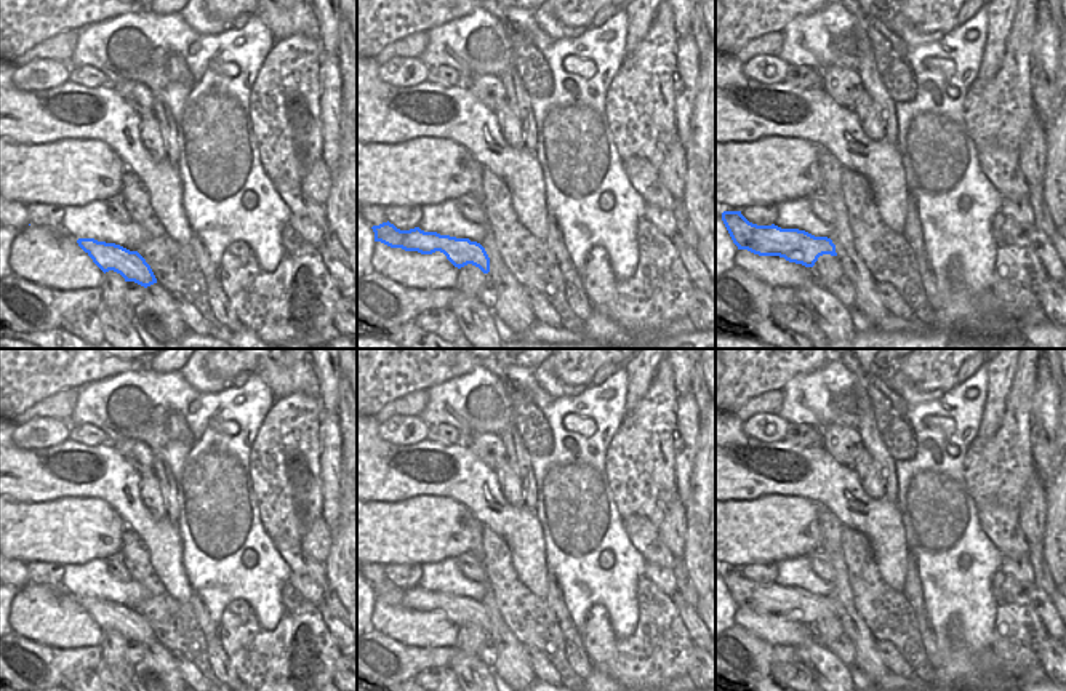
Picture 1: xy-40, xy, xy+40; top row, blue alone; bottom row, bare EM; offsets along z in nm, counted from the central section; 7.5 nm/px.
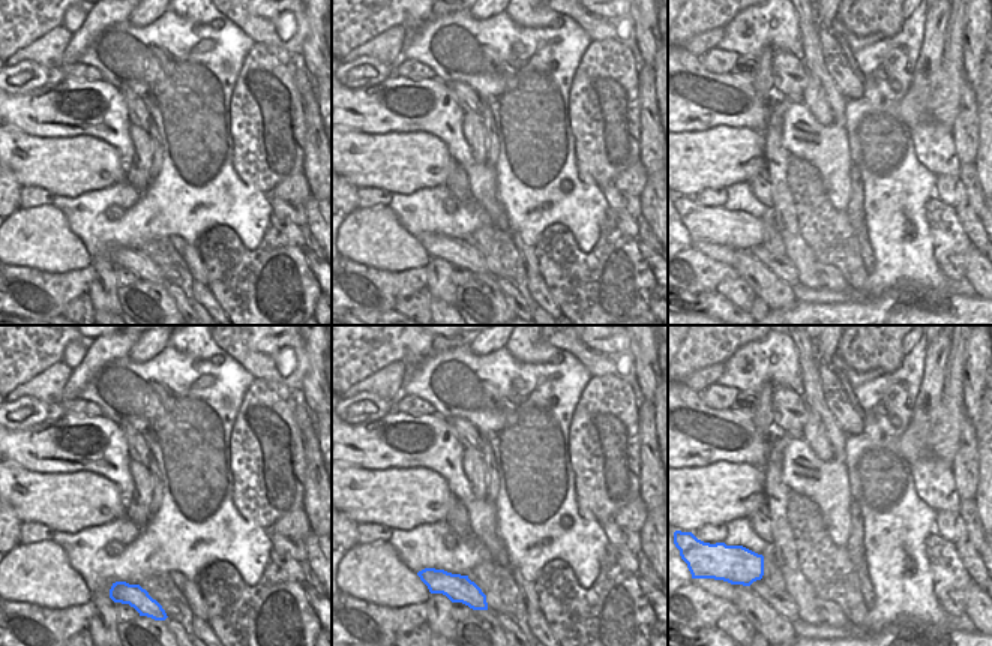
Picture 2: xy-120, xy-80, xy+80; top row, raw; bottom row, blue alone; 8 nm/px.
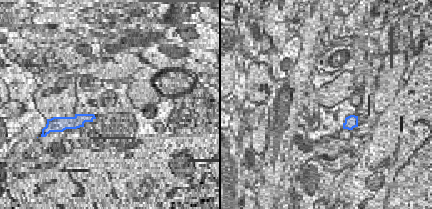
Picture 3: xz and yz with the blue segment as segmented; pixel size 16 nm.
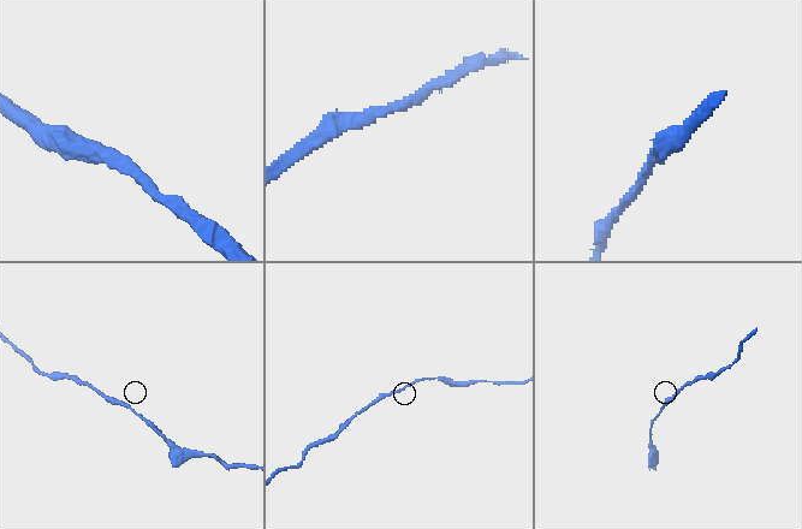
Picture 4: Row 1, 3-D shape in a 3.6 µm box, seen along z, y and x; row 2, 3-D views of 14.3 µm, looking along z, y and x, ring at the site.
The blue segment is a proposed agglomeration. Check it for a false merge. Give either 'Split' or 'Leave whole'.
Leave whole.

